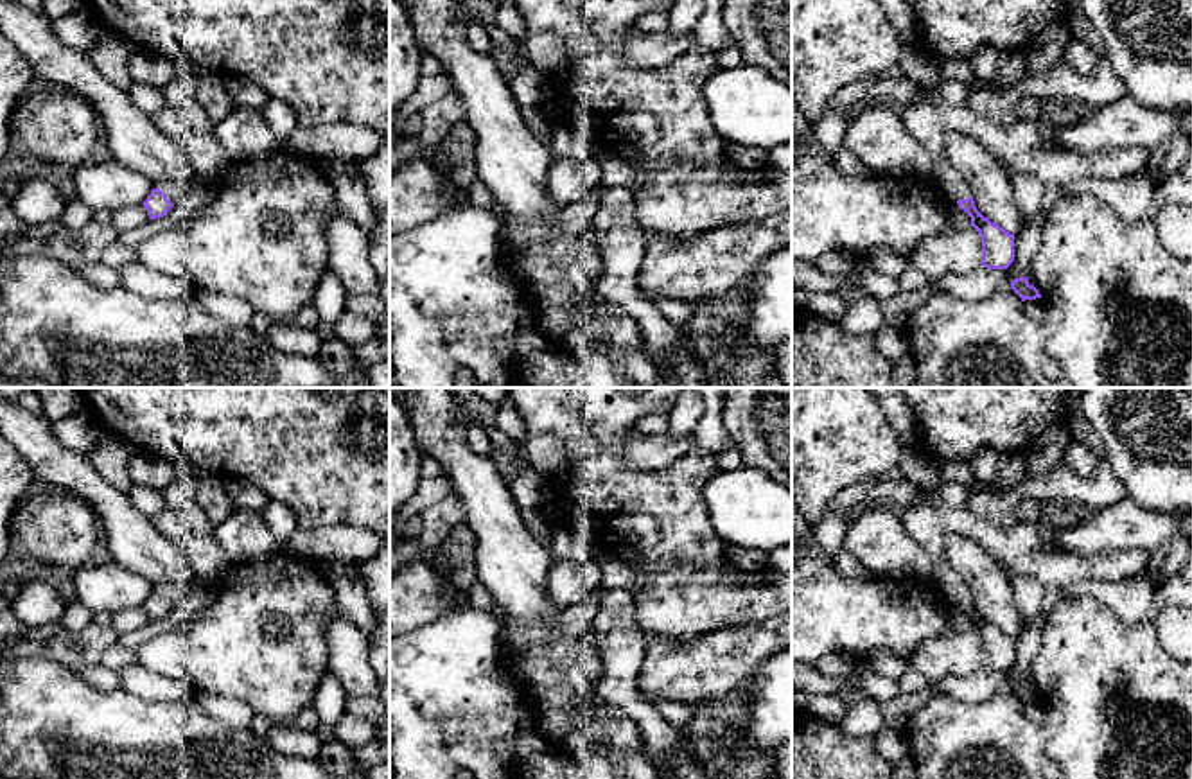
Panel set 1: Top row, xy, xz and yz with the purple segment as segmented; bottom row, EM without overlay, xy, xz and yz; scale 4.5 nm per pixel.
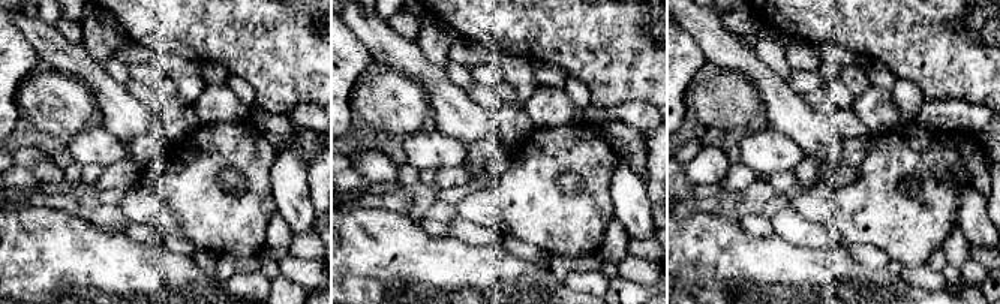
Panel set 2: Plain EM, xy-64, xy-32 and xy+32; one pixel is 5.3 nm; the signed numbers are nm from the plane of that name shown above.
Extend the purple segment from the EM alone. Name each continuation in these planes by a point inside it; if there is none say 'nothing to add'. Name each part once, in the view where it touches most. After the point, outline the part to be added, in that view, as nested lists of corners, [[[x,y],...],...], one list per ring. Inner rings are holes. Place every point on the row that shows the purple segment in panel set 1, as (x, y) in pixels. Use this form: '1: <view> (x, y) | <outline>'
1: yz (946, 182) | [[[937,162],[928,178],[932,190],[953,210],[960,210],[957,201],[973,197],[971,187],[951,165]]]

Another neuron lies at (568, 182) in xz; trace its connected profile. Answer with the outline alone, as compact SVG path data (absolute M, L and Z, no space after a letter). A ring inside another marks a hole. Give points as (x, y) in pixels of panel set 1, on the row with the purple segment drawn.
M596 154L574 160L553 156L546 187L560 208L583 199L600 185L603 181Z

